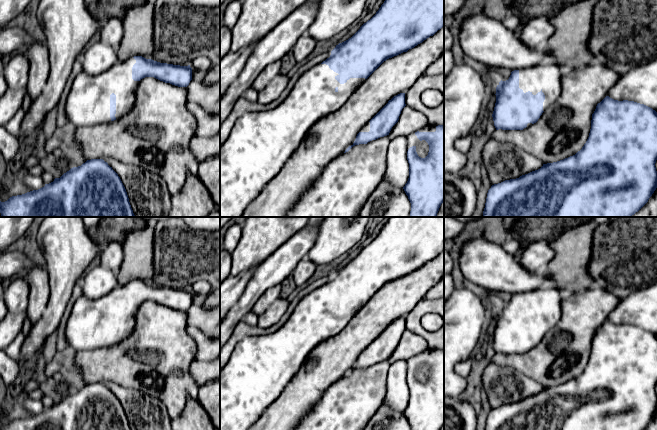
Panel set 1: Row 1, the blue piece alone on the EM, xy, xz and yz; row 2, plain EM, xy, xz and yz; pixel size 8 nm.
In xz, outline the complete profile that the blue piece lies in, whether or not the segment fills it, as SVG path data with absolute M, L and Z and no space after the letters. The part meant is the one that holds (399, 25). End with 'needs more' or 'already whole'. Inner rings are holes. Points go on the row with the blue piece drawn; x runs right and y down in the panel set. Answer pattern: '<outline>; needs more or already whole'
M385 0L384 3L379 8L379 10L376 12L376 14L370 20L364 23L351 38L336 45L336 47L331 51L331 55L329 58L327 58L325 61L323 61L320 64L316 64L315 66L307 70L305 73L303 73L295 83L294 87L292 88L288 96L276 108L266 111L248 112L240 116L235 122L229 137L220 146L220 217L242 217L246 208L261 193L265 185L273 177L277 175L277 173L283 167L284 163L299 147L301 142L308 135L309 129L316 121L328 115L329 113L336 111L343 104L345 104L348 98L352 95L352 93L355 90L357 90L384 61L394 56L397 56L403 52L407 52L409 49L414 48L415 46L422 43L430 36L433 36L443 26L444 26L444 0Z; needs more

